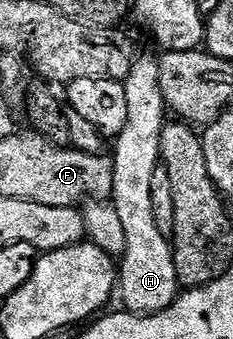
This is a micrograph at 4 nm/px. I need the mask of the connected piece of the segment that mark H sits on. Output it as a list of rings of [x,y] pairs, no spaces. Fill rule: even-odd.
[[[138,57],[133,63],[129,77],[123,83],[127,92],[127,124],[123,124],[123,132],[115,135],[117,142],[111,151],[113,160],[113,197],[111,199],[115,212],[119,212],[119,221],[123,224],[125,252],[119,258],[119,298],[130,314],[158,314],[169,309],[169,305],[177,299],[179,283],[175,272],[175,260],[170,239],[159,232],[155,224],[155,208],[151,205],[151,179],[159,169],[161,161],[161,130],[167,125],[167,107],[161,95],[159,84],[159,61],[156,57]]]

